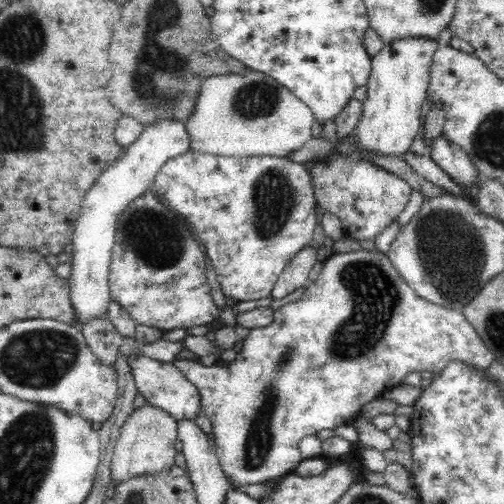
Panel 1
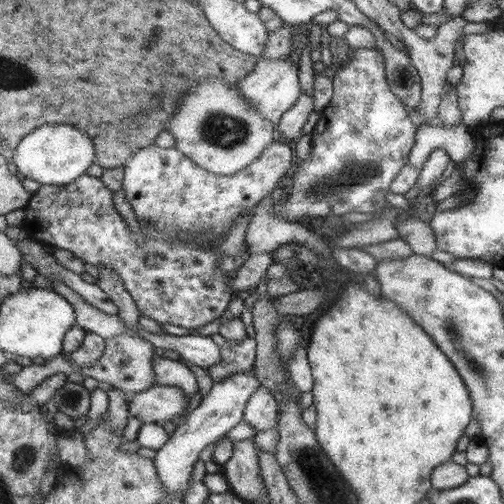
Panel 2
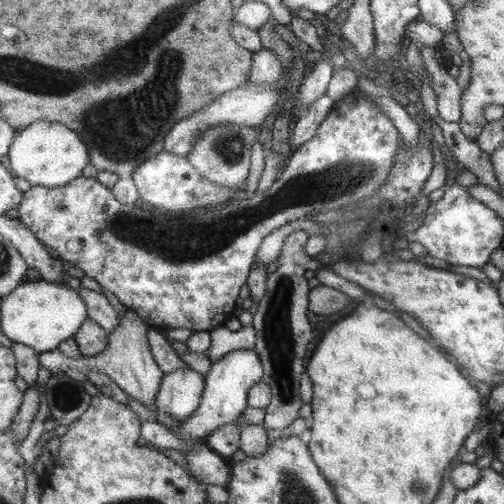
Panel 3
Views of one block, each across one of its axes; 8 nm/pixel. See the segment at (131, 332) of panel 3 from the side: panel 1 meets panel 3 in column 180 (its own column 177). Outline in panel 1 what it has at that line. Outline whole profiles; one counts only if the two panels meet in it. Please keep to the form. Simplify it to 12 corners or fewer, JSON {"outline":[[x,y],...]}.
{"outline":[[134,410],[112,456],[112,482],[172,470],[178,422]]}

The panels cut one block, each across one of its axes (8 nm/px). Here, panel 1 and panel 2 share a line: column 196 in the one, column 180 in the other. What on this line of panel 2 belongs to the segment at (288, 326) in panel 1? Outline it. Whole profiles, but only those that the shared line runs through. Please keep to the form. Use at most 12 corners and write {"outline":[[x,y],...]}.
{"outline":[[151,358],[153,386],[177,386],[187,398],[199,388],[189,364]]}

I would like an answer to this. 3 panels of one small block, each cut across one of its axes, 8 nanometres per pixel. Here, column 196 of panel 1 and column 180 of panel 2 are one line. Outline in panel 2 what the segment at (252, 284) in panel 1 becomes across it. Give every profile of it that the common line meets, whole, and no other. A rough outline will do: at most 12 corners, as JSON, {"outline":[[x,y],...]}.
{"outline":[[151,144],[125,160],[139,226],[225,242],[271,196],[293,144],[213,176]]}

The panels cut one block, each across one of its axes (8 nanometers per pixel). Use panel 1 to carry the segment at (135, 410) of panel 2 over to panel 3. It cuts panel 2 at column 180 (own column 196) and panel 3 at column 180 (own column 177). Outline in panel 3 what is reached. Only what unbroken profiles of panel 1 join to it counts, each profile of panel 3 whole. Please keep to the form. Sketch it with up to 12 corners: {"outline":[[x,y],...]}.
{"outline":[[163,374],[155,404],[185,422],[199,408],[205,376]]}

